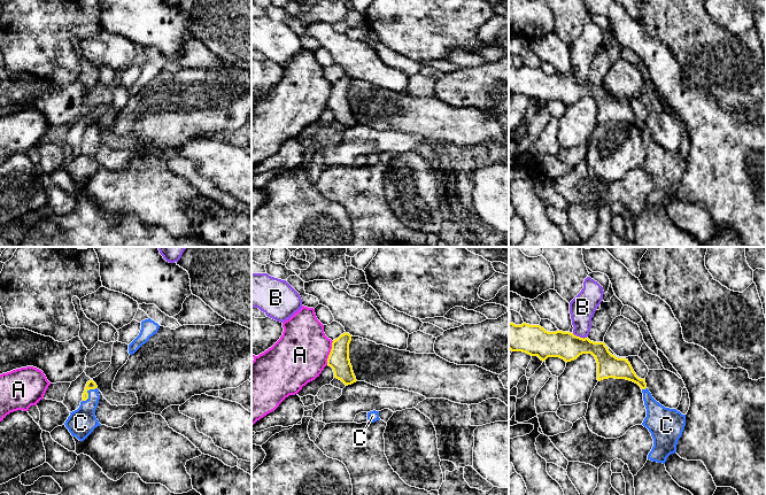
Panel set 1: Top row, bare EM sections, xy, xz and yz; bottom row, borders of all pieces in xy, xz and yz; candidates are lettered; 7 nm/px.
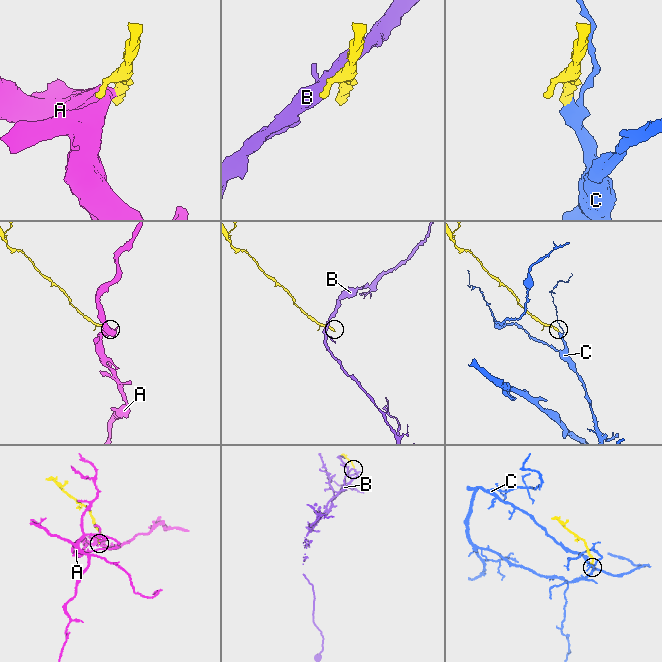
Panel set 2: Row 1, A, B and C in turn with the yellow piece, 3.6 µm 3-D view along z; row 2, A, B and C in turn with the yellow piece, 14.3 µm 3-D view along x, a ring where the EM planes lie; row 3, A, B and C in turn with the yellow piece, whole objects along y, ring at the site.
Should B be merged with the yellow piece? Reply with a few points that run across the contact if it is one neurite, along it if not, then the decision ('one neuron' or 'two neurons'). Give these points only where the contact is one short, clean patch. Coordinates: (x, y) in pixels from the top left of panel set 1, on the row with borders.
line yz (572, 333), (586, 338); two neurons

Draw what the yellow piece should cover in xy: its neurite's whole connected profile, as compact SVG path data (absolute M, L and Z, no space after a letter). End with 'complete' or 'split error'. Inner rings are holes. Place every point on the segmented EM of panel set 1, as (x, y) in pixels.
M93 380L87 381L79 408L70 412L64 423L71 435L79 441L84 441L95 427L101 425L95 417L99 400L96 384Z | split error

